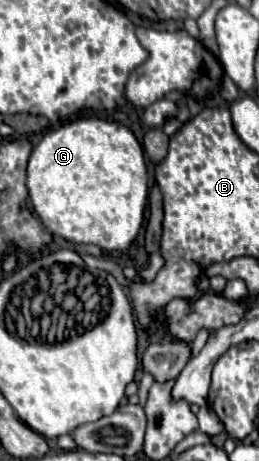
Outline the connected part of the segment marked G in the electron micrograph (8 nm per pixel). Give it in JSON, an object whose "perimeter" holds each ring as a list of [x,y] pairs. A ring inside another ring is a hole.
{"perimeter":[[[80,117],[45,133],[30,153],[26,187],[34,213],[38,215],[42,225],[52,235],[58,235],[70,243],[90,243],[98,245],[102,251],[127,253],[138,231],[142,229],[148,199],[144,153],[132,131],[114,120]]]}

